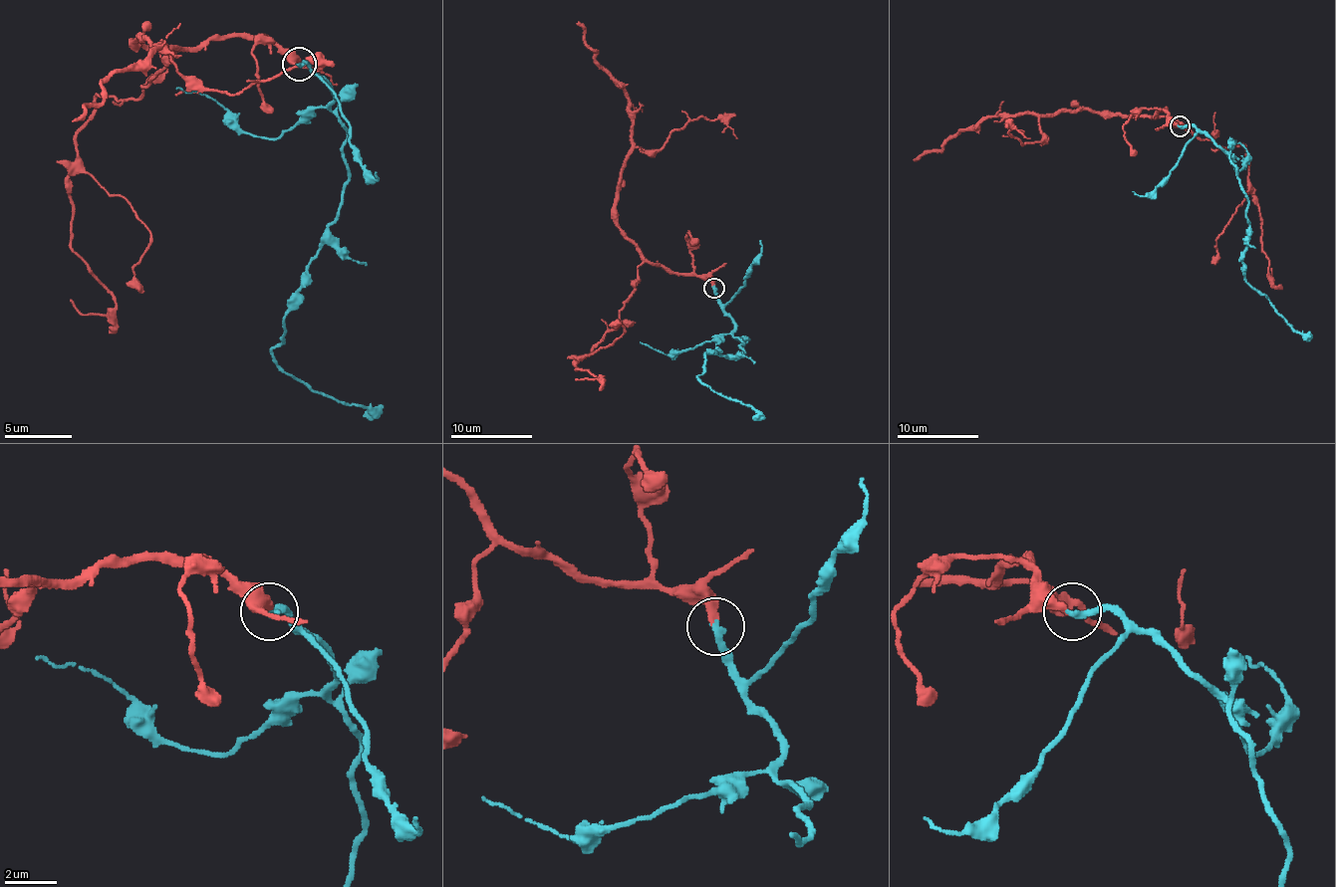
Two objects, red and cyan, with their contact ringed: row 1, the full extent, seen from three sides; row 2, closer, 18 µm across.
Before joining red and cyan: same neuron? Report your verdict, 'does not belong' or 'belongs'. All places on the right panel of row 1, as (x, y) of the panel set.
belongs

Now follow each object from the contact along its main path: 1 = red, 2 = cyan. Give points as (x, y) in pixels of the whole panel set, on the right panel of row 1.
1: (1178, 125), (1164, 109), (1154, 115), (1174, 117), (1218, 147), (1245, 147), (1270, 277), (1270, 269)
2: (1180, 125), (1195, 125), (1235, 166), (1245, 195), (1249, 232), (1243, 277), (1264, 294), (1297, 332), (1311, 336)

